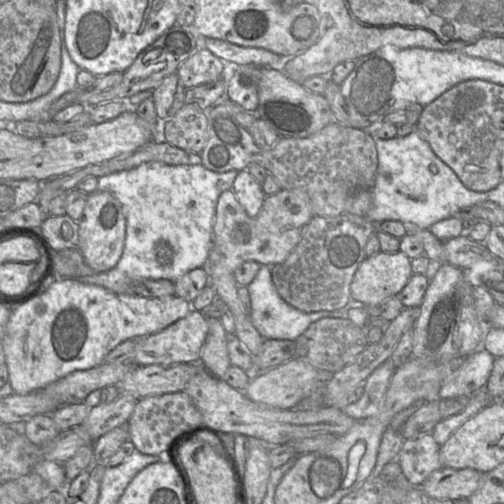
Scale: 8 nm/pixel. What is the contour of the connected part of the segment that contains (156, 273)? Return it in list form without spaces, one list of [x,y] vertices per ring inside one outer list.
[[[147,162],[131,170],[98,179],[97,190],[111,193],[121,204],[126,219],[126,239],[122,257],[111,270],[77,278],[89,285],[101,286],[117,294],[133,294],[134,285],[144,280],[178,281],[190,271],[202,268],[213,247],[213,228],[219,196],[231,190],[238,171],[217,173],[201,165],[168,165]]]

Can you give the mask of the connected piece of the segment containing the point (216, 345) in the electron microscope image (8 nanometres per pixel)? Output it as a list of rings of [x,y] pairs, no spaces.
[[[207,319],[209,332],[201,349],[200,362],[212,375],[223,379],[231,366],[227,349],[227,332],[220,319]]]

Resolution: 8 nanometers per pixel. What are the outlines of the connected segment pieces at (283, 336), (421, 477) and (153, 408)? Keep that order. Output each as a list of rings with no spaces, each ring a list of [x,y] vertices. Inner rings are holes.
[[[261,265],[255,279],[247,286],[251,298],[251,321],[265,340],[292,340],[295,341],[308,327],[322,318],[348,319],[348,311],[351,308],[366,306],[352,298],[348,304],[335,311],[303,312],[289,305],[278,293],[272,281],[272,269],[270,266]]]
[[[432,434],[404,441],[394,461],[399,463],[409,485],[421,486],[433,472],[442,468],[439,457],[440,447]]]
[[[184,391],[148,396],[135,405],[127,422],[128,438],[143,454],[159,455],[164,451],[168,454],[178,439],[199,428],[201,423],[202,414]]]

